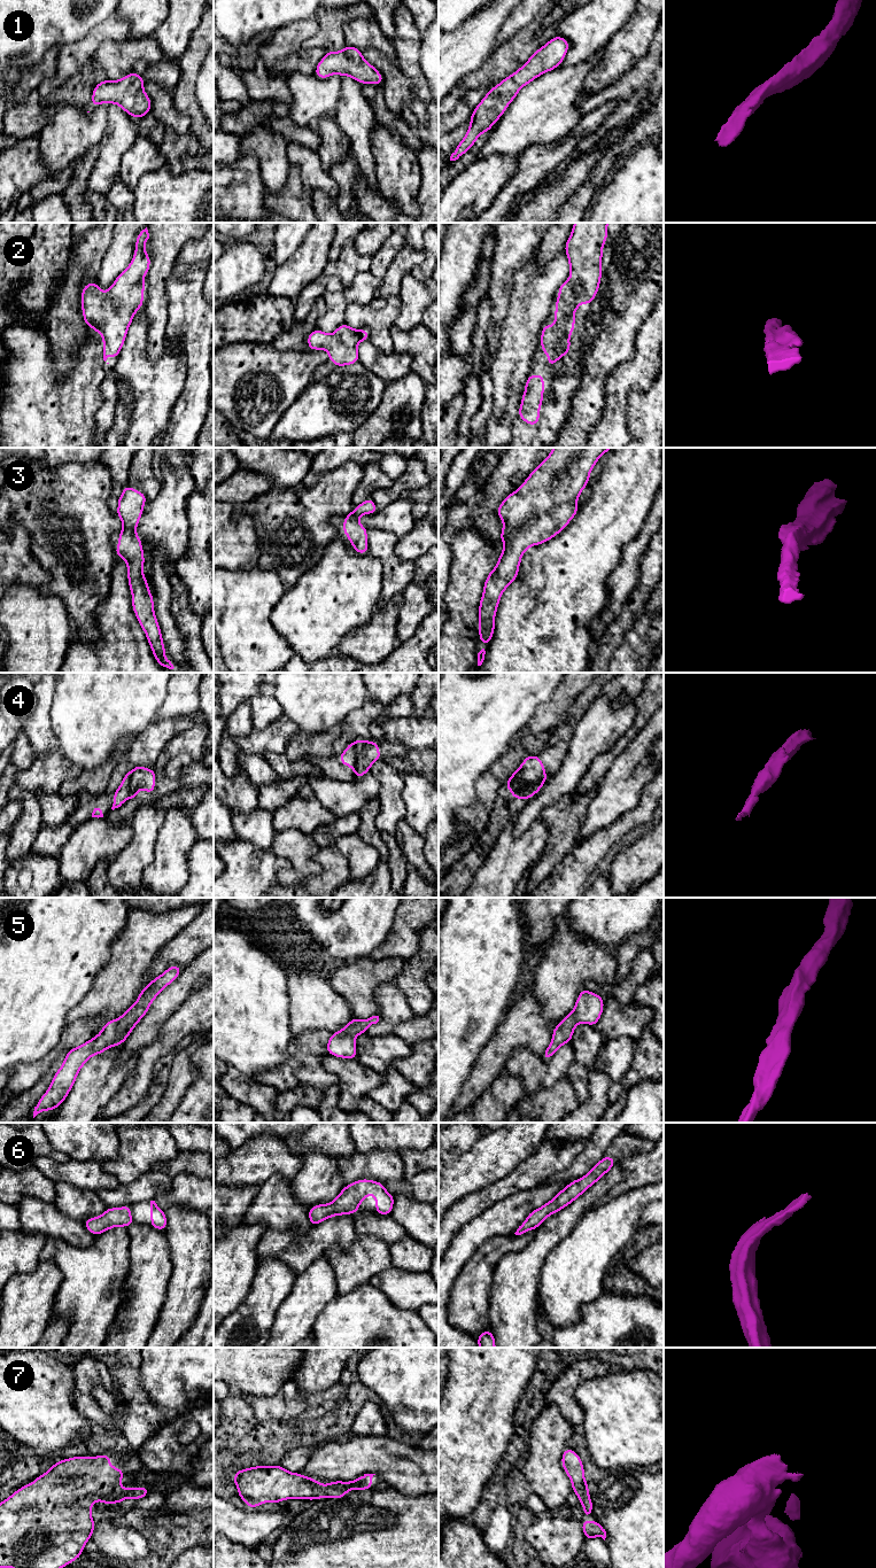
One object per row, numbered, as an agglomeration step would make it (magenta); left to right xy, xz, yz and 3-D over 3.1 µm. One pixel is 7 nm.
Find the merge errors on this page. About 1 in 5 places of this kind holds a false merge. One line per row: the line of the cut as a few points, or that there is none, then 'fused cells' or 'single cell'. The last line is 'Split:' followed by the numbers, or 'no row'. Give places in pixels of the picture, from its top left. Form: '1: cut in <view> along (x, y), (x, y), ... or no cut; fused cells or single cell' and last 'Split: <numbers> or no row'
1: no cut; single cell
2: no cut; single cell
3: no cut; single cell
4: cut in yz along (543, 771), (528, 784), (521, 784), (513, 775); fused cells
5: no cut; single cell
6: no cut; single cell
7: no cut; single cell
Split: 4

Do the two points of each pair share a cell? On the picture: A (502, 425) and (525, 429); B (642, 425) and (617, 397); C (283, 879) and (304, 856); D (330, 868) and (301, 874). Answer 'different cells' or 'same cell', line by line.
A: different cells
B: different cells
C: same cell
D: different cells

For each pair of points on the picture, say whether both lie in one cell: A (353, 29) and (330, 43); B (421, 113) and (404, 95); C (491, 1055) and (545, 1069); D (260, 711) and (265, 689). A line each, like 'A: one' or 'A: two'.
A: two
B: one
C: two
D: one

